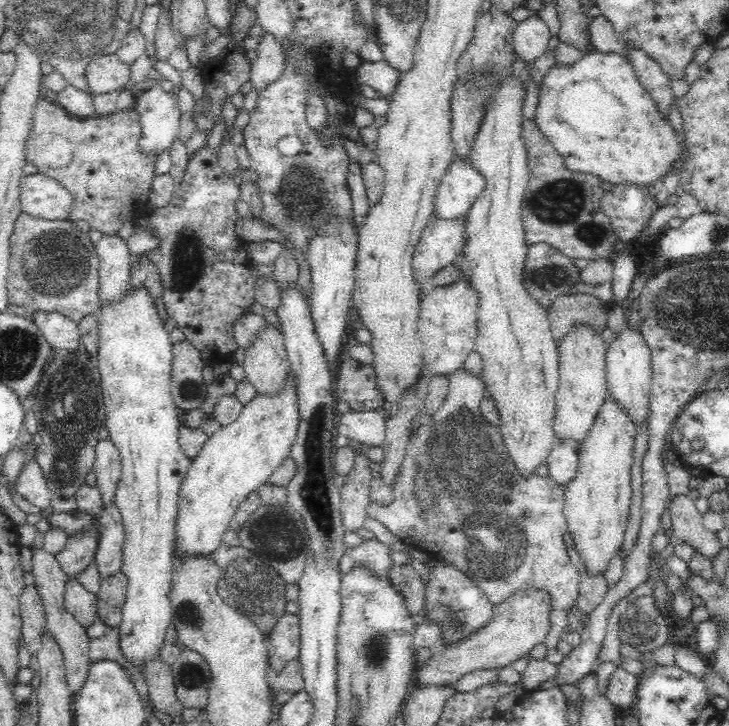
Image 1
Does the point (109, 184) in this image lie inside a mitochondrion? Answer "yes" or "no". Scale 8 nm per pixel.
no

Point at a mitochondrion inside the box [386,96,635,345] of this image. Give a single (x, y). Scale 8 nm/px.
(560, 202)

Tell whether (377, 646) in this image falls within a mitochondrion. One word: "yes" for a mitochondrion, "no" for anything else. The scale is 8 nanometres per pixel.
yes

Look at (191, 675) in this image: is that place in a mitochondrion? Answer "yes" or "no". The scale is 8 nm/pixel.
yes

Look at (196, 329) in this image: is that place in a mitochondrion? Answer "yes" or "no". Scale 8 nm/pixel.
no

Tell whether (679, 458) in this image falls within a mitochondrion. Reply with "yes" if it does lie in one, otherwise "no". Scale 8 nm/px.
no

